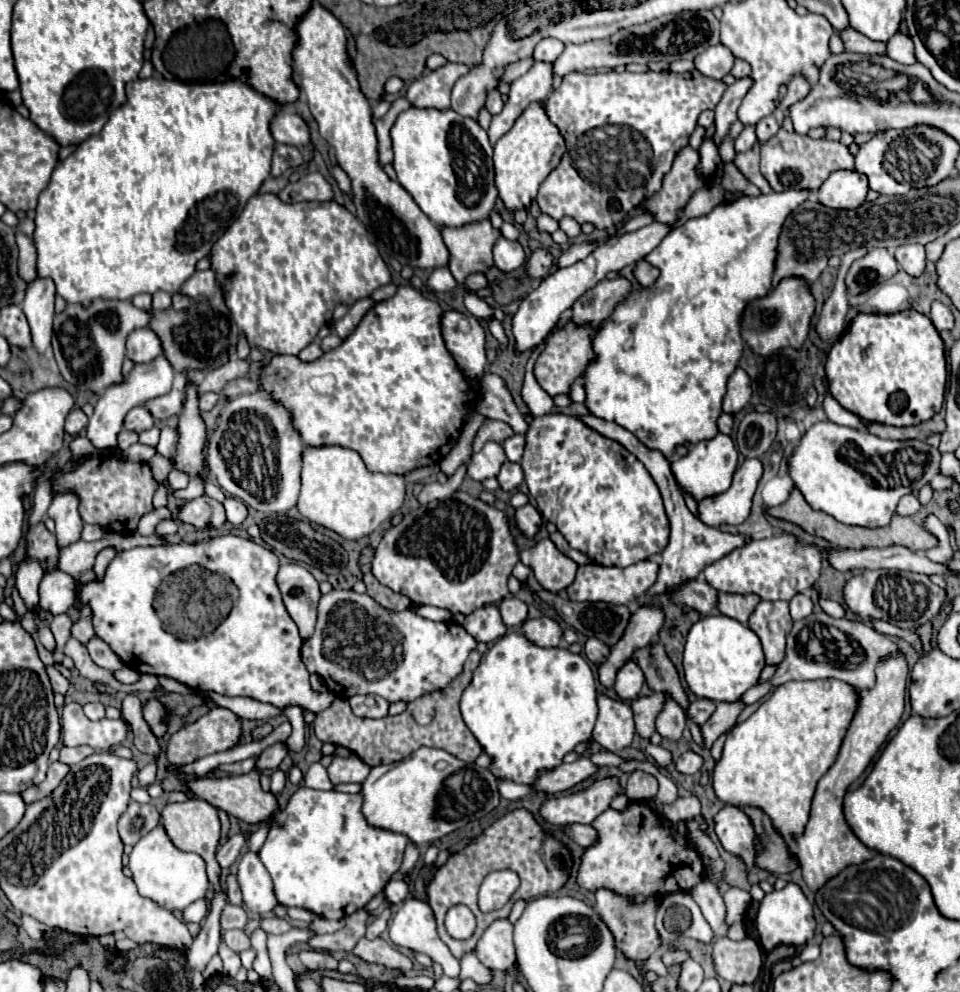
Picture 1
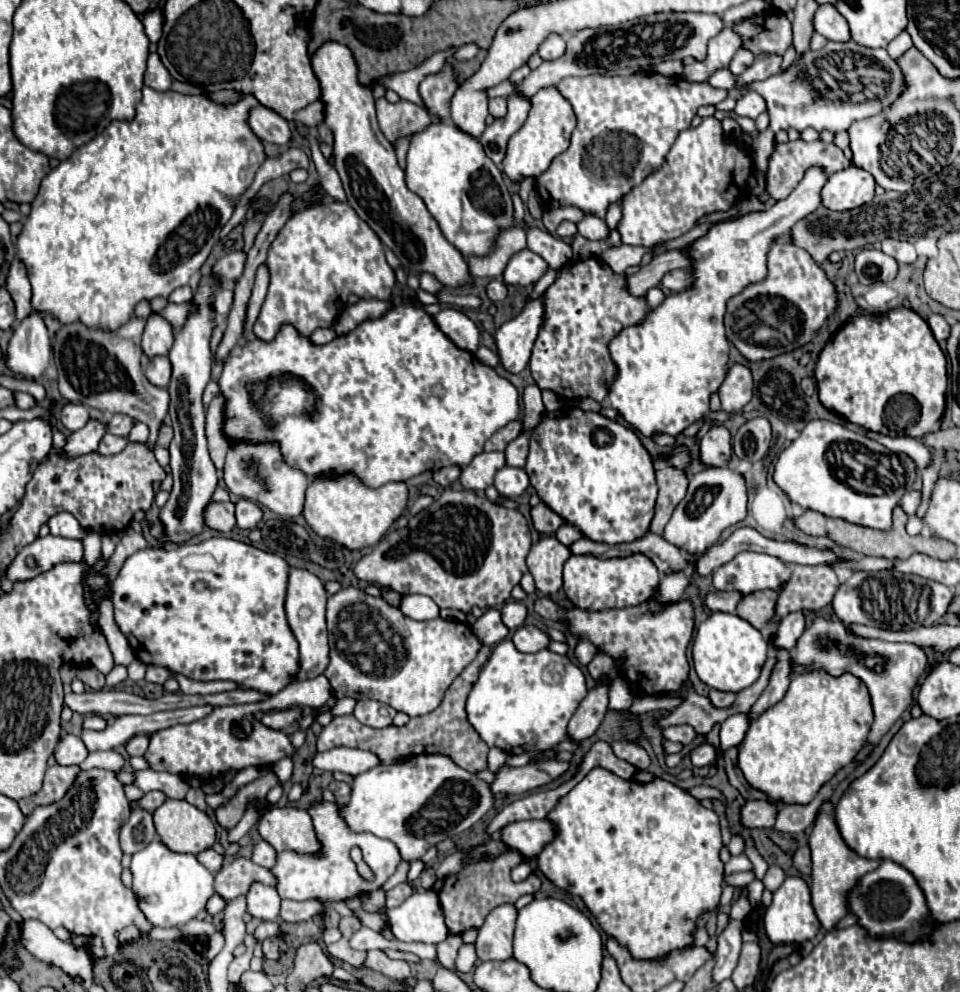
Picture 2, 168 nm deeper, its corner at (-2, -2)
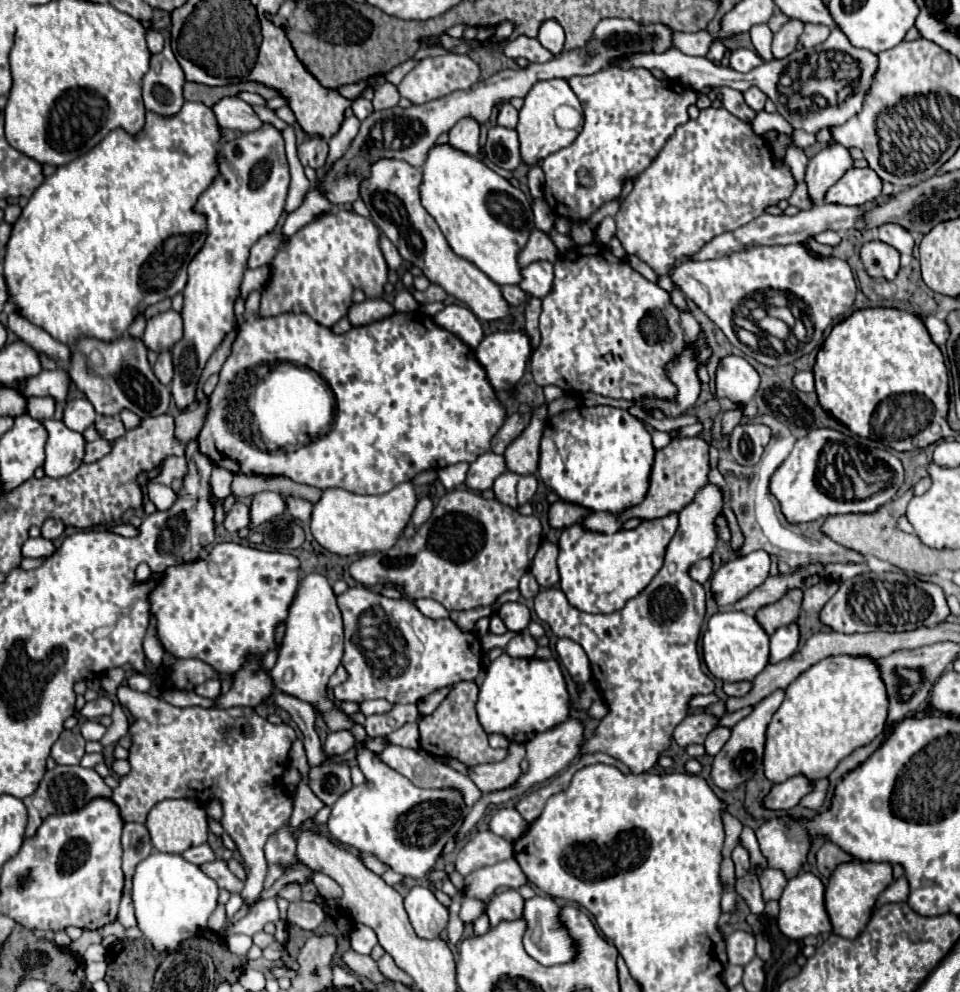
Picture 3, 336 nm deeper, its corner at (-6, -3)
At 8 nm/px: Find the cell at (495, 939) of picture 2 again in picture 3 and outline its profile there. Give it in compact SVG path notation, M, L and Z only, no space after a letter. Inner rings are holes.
M504 889L492 895L488 901L486 913L490 917L490 925L500 923L502 919L518 919L524 909L524 899L516 889Z

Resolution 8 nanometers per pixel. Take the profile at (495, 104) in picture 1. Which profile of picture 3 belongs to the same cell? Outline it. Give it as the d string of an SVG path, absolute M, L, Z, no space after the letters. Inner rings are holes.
M504 103L502 111L498 115L498 125L510 127L510 129L514 129L518 125L518 111L510 103Z

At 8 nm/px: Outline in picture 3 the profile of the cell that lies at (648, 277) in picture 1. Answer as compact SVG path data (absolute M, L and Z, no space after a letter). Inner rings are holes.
M802 243L750 247L746 251L736 251L730 257L708 259L708 261L688 259L682 261L670 277L682 289L682 293L688 299L692 299L724 331L724 335L730 339L734 347L738 347L742 353L770 367L774 366L774 363L779 363L777 356L754 351L748 345L740 343L740 339L736 337L732 317L740 299L748 297L754 291L766 291L766 289L782 289L800 297L810 309L808 317L816 329L816 337L820 339L824 329L832 323L832 319L846 313L856 297L856 283L850 265L838 257L818 257L810 253L808 247Z

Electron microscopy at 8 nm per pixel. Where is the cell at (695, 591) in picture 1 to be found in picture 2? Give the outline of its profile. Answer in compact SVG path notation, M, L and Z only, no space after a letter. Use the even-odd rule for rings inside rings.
M708 592L706 594L706 608L710 612L734 612L742 594L738 592Z

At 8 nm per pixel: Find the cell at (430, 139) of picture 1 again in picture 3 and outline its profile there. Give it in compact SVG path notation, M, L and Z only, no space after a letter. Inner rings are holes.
M450 145L434 147L428 153L422 175L422 205L436 219L454 253L474 263L496 285L518 285L522 281L518 255L534 229L526 195L488 169L478 157L456 151Z

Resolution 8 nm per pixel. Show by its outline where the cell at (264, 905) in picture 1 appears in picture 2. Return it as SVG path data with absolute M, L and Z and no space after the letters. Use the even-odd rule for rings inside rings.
M252 882L248 890L248 912L260 920L278 920L280 896L274 886Z

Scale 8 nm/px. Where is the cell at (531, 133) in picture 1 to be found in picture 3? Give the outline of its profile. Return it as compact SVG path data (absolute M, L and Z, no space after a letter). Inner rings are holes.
M548 79L548 81L538 81L534 83L534 87L528 91L528 95L524 97L524 105L520 109L520 123L516 127L518 137L520 137L520 153L522 153L522 161L526 165L536 165L538 161L546 159L550 153L568 147L576 137L578 131L576 129L560 129L554 121L554 111L560 105L572 105L576 109L580 109L580 101L574 95L574 91L570 89L566 79Z

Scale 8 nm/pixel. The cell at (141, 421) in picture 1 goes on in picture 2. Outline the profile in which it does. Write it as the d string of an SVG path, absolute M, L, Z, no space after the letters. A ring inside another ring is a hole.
M114 414L108 418L108 432L110 434L118 434L118 436L128 436L132 426L134 426L134 418L130 418L128 414Z

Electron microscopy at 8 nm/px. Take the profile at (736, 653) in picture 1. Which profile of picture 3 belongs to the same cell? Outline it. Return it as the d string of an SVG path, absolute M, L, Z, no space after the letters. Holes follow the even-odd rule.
M718 611L710 617L702 637L704 661L710 673L726 683L752 681L768 665L768 635L754 615L744 611Z

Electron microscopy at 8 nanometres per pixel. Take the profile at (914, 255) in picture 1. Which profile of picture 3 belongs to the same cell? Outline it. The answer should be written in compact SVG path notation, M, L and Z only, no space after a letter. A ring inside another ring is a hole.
M884 223L882 227L878 227L878 239L896 247L900 253L912 255L914 239L904 227L898 227L896 223Z

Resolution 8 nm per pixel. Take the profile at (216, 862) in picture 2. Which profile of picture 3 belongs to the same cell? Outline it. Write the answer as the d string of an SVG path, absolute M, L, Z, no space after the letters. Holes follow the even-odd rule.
M198 845L198 847L190 847L190 849L186 849L184 853L182 853L182 857L186 859L186 861L190 861L190 863L194 863L194 865L202 865L202 863L206 863L206 861L214 861L216 857L214 857L214 851L210 849L210 845Z

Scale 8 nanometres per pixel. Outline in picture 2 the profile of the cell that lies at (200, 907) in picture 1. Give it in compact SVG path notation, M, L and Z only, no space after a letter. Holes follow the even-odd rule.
M214 894L212 898L210 898L210 902L206 902L206 912L210 914L210 916L220 916L222 914L222 910L224 910L224 906L226 906L226 902L218 896L218 894Z

